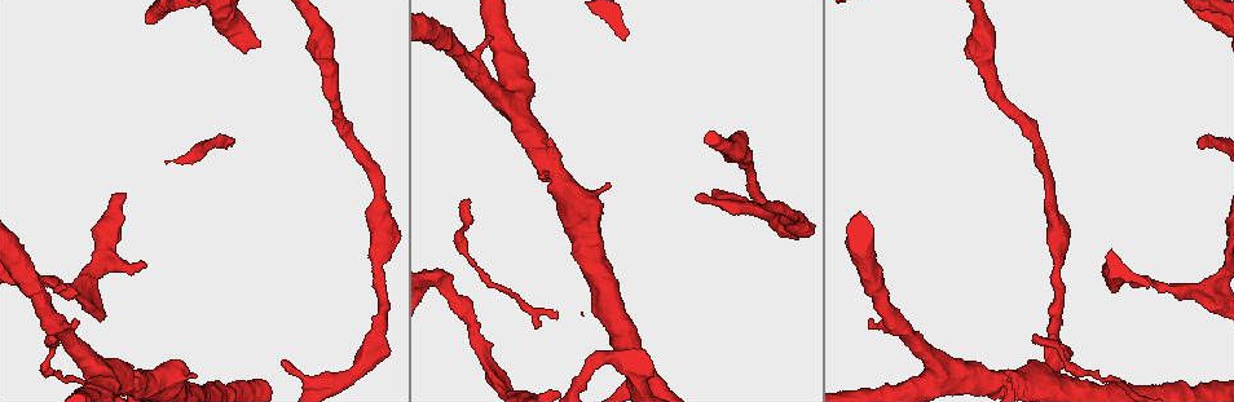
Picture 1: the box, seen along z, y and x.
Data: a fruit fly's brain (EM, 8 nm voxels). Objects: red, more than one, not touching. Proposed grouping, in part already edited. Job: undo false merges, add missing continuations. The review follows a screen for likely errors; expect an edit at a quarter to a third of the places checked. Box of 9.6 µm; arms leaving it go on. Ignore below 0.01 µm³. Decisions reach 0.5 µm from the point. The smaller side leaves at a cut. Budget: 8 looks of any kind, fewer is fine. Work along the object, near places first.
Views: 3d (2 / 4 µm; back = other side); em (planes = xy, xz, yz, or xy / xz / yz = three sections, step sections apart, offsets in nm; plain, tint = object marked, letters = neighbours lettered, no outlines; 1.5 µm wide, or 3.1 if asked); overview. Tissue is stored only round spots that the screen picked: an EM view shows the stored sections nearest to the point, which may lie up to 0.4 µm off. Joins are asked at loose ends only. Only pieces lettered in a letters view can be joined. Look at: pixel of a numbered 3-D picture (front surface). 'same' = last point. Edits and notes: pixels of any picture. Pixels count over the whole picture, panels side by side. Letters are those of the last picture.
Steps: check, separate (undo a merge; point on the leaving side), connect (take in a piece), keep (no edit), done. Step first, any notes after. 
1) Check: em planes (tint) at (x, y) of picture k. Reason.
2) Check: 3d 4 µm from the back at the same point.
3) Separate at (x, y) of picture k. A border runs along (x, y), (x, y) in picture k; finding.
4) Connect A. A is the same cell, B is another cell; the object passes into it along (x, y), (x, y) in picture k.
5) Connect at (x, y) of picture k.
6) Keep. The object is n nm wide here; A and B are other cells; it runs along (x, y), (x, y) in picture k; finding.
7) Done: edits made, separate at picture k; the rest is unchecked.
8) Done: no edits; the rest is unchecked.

Check: em planes (plain) at (231, 143) of picture 1. An open end.

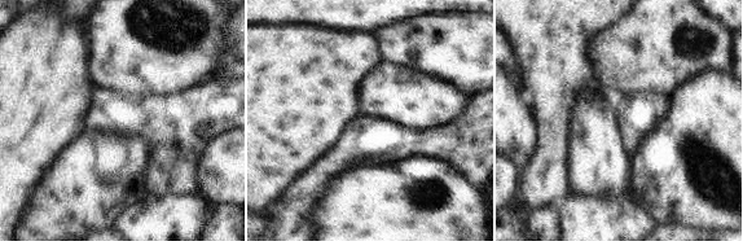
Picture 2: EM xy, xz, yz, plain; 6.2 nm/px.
Check: em planes (letters) at the same point.

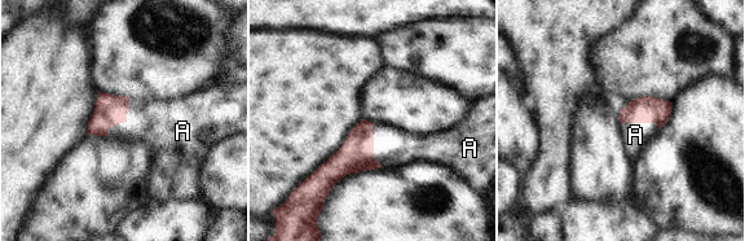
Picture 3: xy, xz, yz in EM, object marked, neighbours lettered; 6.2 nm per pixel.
Connect A. A is the same cell; the neuron continues.

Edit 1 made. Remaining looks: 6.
Check: 3d 4 µm at (697, 195) of picture 1. Branch stops here.

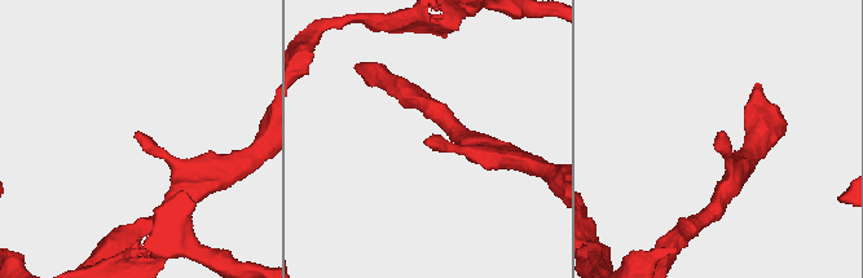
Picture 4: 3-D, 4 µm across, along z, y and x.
Check: em planes (letters) at (426, 139) of picture 4.

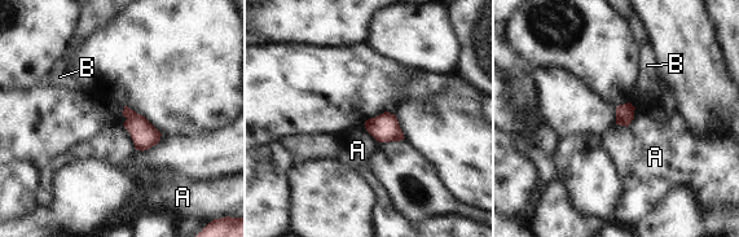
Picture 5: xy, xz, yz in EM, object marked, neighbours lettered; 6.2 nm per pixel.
Keep. The longest contact is with A, 160 nm; A and B are other cells; no lettered piece goes on from it.

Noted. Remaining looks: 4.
Check: em planes (letters) at (193, 375) of picture 1. Branch stops here.

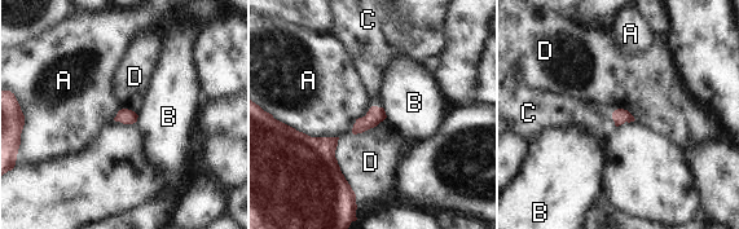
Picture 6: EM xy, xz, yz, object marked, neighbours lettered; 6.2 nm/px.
Keep. The longest contact is with D, 440 nm; A, B, C and D are other cells; no lettered piece goes on from it.

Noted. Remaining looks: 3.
Done: edits made, connect at picture 3; the rest is unchecked.

